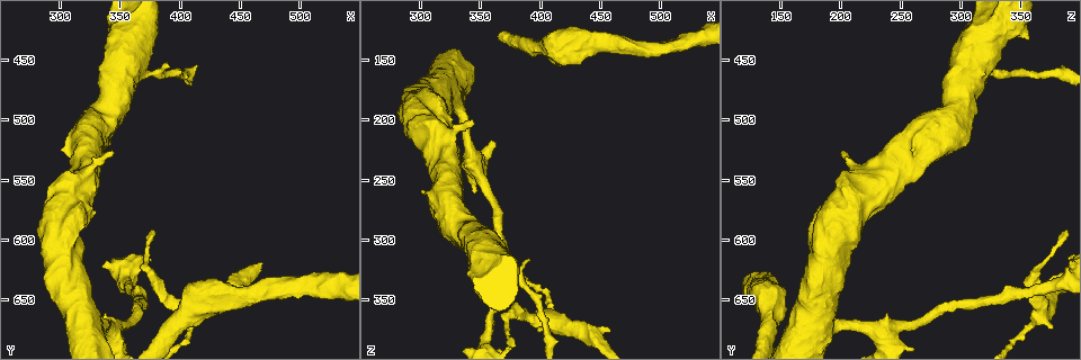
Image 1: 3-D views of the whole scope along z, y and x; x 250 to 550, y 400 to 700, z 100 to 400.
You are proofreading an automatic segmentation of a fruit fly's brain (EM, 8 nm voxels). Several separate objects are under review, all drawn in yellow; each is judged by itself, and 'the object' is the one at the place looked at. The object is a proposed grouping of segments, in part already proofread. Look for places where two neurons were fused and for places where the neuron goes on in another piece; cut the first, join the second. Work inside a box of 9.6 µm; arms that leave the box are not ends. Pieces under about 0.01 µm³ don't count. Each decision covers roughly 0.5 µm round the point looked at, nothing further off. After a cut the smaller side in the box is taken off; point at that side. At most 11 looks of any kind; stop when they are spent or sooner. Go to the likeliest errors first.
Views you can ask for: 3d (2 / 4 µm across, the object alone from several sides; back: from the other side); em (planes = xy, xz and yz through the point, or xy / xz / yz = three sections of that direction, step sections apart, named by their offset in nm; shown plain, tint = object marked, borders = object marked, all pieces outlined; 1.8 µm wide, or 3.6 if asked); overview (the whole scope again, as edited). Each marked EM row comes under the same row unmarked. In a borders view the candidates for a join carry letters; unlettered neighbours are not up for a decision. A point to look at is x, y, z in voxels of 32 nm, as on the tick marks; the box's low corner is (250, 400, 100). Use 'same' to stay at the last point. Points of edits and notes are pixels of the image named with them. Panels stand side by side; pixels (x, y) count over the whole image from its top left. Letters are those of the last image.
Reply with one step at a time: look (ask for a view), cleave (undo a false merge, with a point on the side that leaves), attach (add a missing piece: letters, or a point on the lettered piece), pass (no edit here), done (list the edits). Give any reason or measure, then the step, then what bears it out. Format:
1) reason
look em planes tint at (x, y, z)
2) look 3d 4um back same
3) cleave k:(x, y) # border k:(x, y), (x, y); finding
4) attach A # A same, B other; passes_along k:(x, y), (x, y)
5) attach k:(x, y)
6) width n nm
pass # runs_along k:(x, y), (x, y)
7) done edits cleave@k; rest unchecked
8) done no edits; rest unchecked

free end
look 3d 2um at (344, 528, 202)

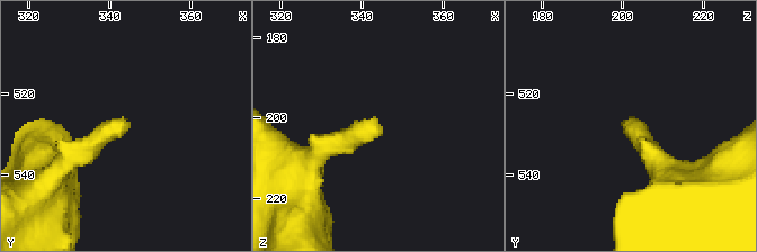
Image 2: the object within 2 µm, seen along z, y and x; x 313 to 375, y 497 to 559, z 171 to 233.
look em planes borders at (345, 528, 203)

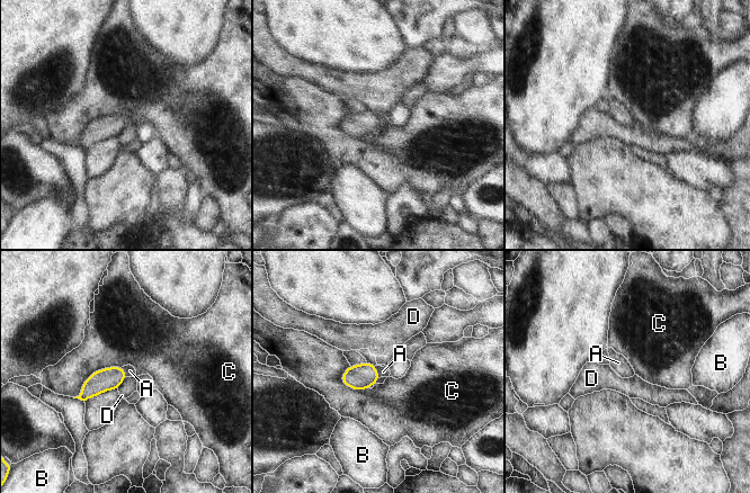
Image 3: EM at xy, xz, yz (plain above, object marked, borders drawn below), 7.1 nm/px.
attach A # A same, B other, C other, D other; passes_along 3:(110, 378), (124, 372), (130, 370); it goes on there

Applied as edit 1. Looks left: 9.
look overview

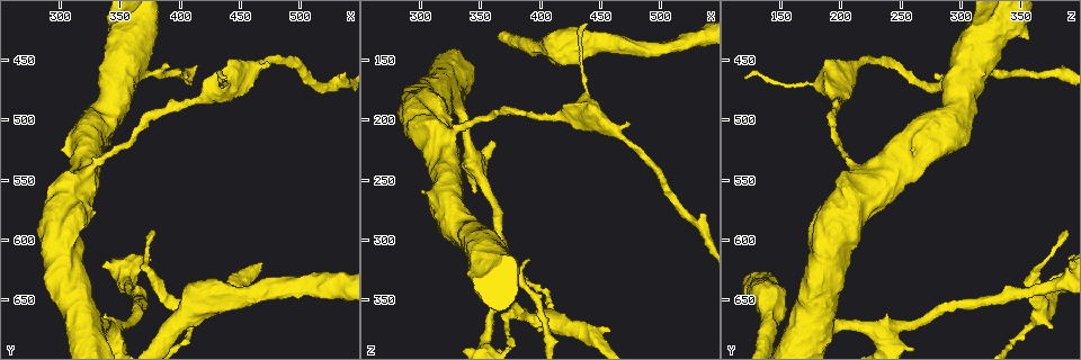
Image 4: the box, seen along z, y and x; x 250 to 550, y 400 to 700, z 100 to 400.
branch stops here
look em planes tint at (388, 454, 318)

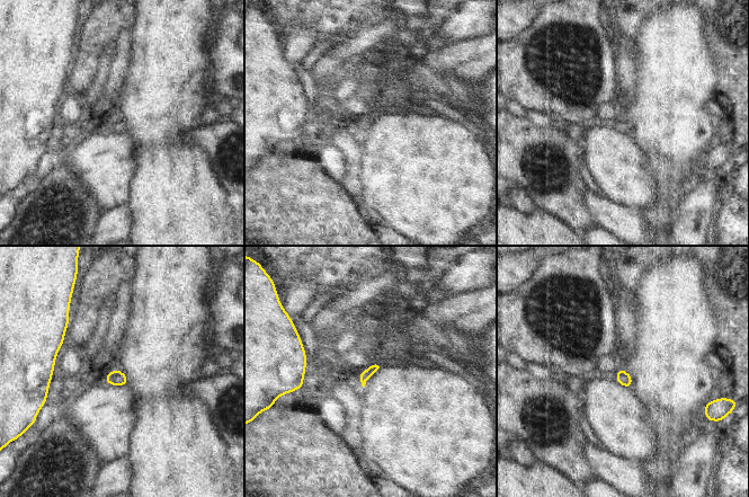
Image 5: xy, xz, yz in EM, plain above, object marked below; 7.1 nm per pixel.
look em planes borders same

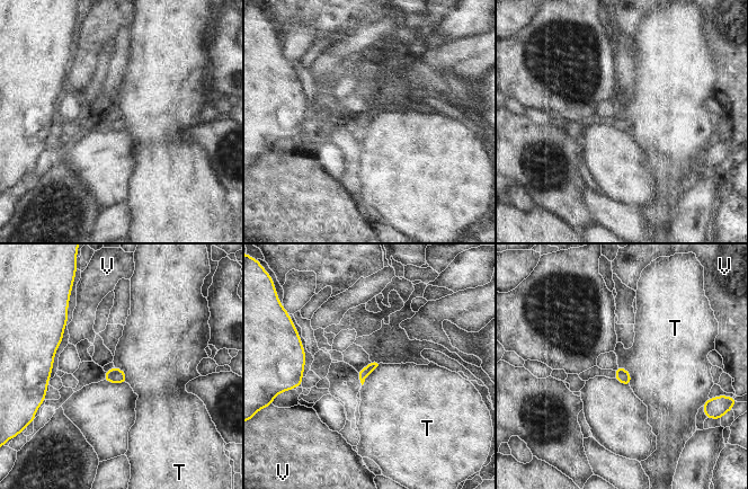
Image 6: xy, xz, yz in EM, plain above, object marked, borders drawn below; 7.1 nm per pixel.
pass # T other, V other; no lettered piece goes on from it

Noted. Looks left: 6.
sharp bend
look 3d 4um at (528, 470, 286)

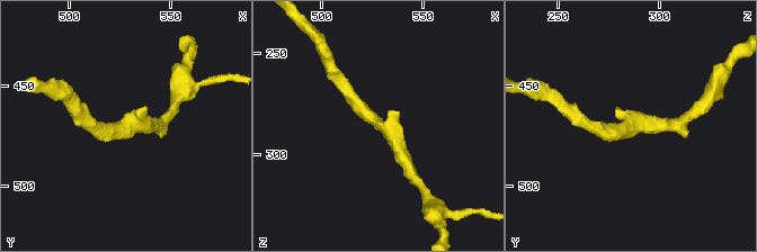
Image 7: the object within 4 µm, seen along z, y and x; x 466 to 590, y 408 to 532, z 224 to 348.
now the EM
look em planes borders at (528, 472, 285)

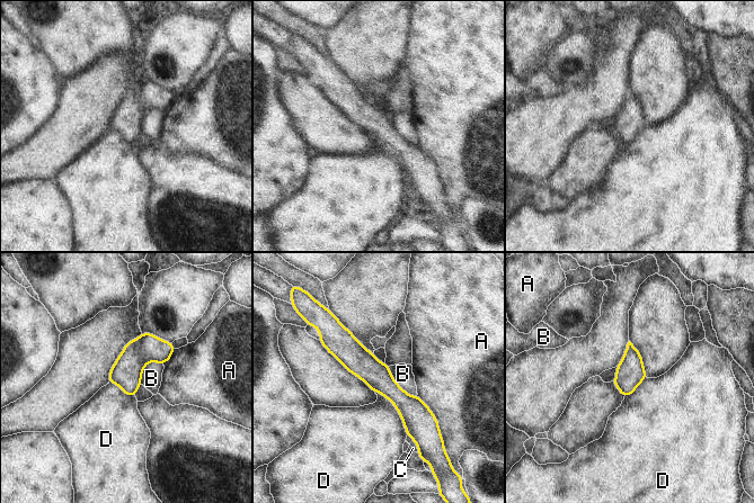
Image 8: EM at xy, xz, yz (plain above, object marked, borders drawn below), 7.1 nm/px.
width 200 nm
pass # A other, B other, C other, D other; all the same neuron

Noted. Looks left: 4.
two arms in line, one across
look em 3.6um planes tint at (346, 676, 238)

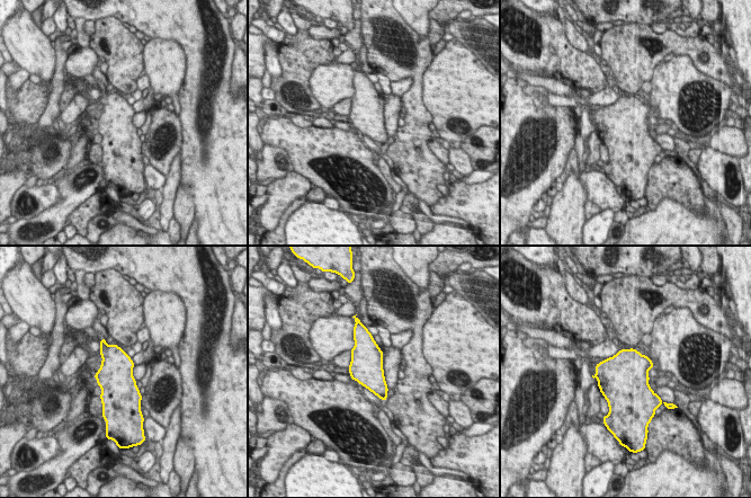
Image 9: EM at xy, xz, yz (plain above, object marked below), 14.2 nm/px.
see the neighbours
look em 3.6um planes borders same

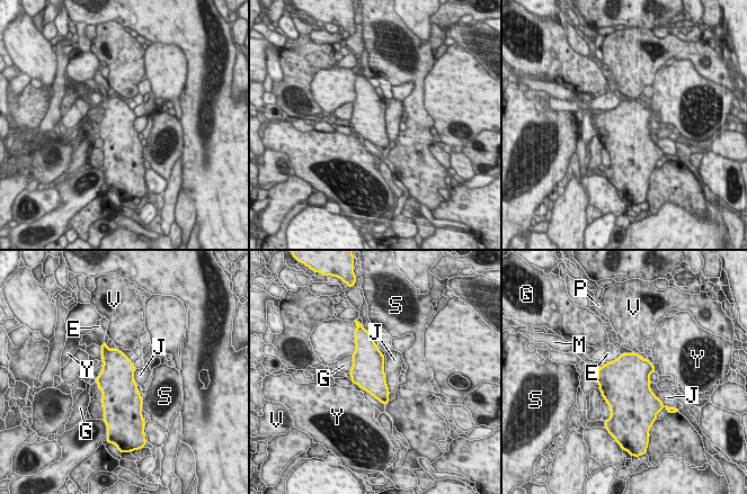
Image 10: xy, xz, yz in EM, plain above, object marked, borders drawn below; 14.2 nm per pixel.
width 480 nm
pass # E other, G other, J other, M other, P other, S other, V other, Y other; border 10:(650, 383), (650, 389), (659, 398); all the same neuron

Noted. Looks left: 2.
done edits attach@3; rest unchecked

